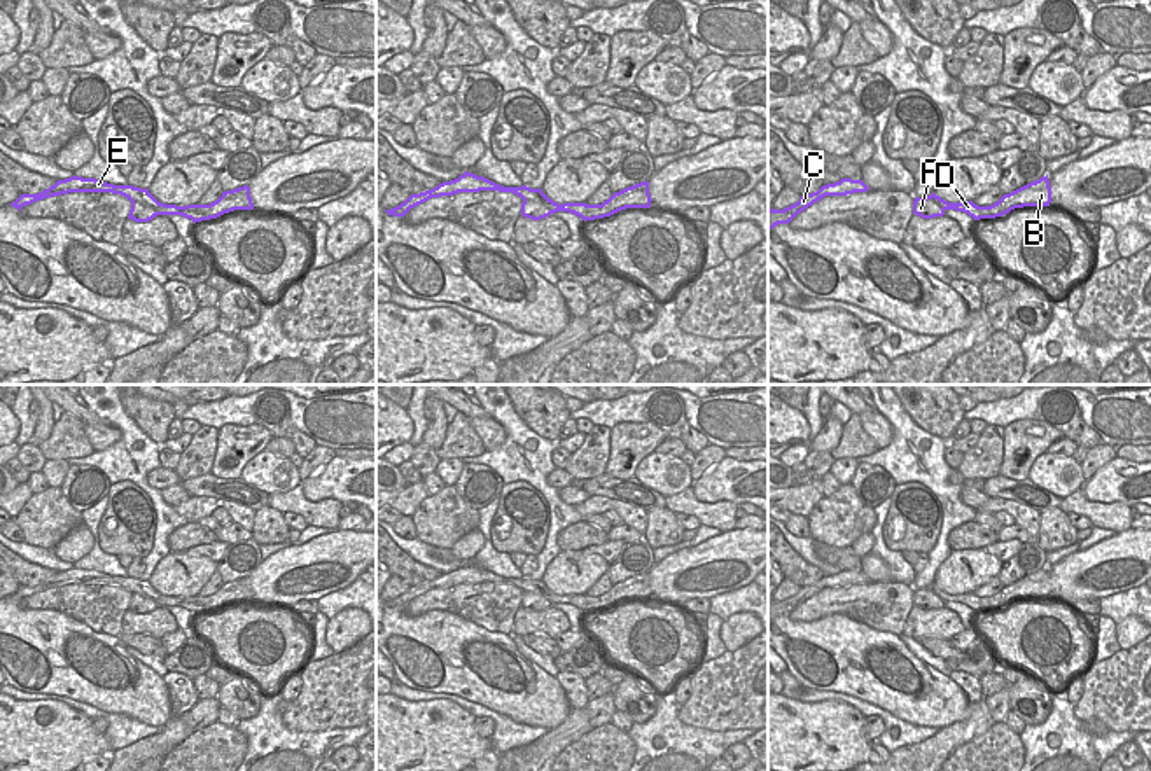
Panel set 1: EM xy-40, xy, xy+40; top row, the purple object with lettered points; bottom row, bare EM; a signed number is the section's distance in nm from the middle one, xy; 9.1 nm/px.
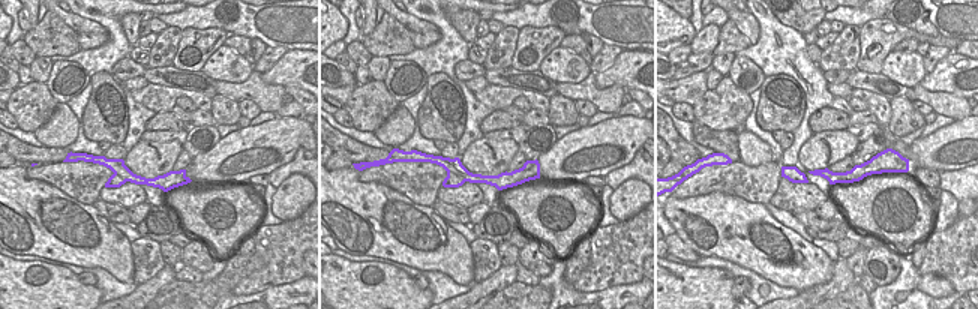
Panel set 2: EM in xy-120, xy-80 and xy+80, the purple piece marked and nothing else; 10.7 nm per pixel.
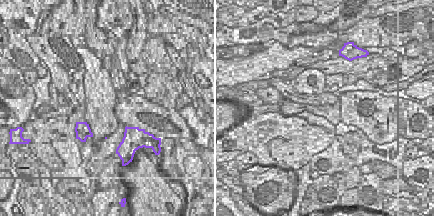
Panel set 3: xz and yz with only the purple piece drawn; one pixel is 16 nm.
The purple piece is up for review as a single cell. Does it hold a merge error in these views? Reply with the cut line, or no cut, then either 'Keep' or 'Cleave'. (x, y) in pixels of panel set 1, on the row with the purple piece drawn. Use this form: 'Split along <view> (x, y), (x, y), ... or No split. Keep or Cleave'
Split along xy (523, 198), (539, 201), (553, 212). Cleave.

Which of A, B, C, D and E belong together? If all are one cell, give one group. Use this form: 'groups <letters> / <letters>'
groups A / B C D E

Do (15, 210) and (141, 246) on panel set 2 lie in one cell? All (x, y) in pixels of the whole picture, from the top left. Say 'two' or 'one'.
two

